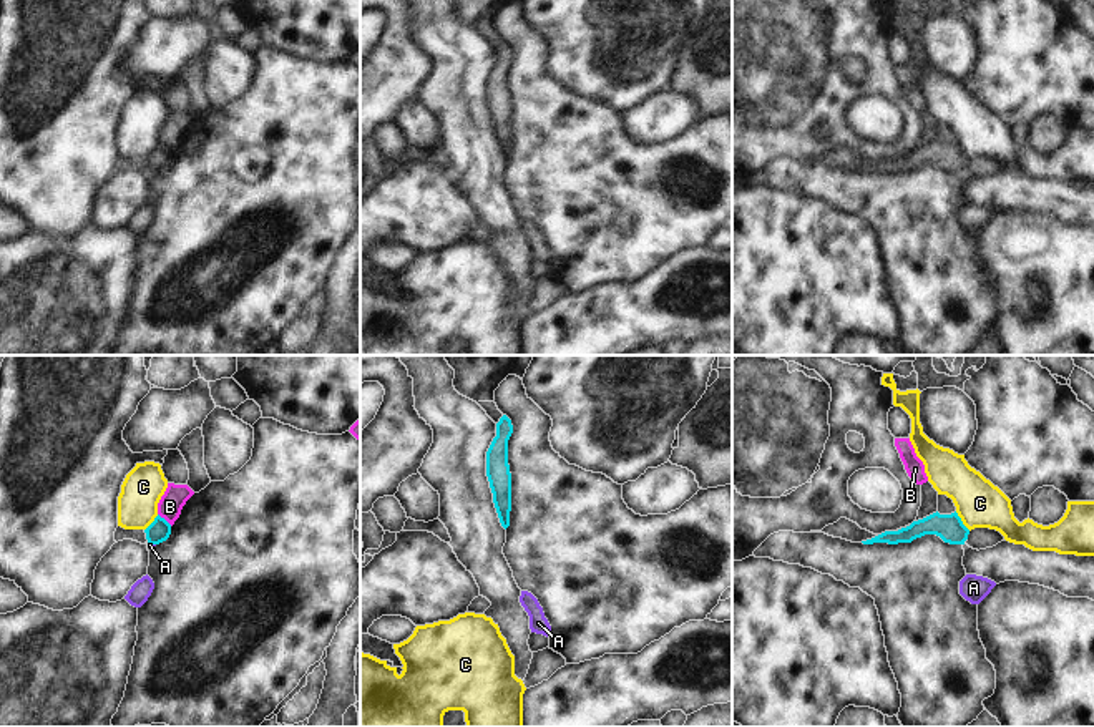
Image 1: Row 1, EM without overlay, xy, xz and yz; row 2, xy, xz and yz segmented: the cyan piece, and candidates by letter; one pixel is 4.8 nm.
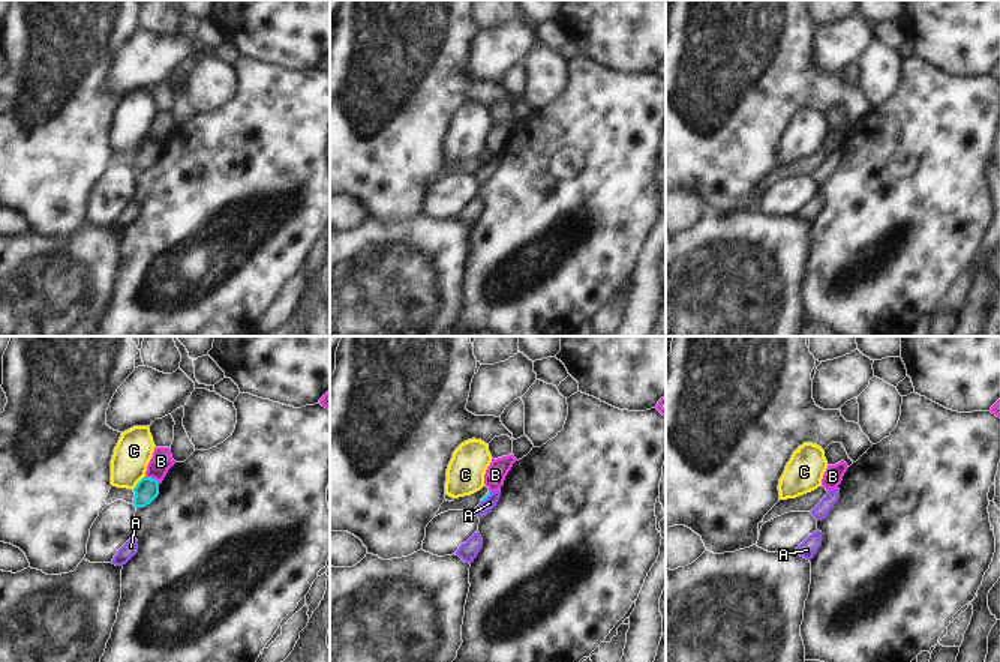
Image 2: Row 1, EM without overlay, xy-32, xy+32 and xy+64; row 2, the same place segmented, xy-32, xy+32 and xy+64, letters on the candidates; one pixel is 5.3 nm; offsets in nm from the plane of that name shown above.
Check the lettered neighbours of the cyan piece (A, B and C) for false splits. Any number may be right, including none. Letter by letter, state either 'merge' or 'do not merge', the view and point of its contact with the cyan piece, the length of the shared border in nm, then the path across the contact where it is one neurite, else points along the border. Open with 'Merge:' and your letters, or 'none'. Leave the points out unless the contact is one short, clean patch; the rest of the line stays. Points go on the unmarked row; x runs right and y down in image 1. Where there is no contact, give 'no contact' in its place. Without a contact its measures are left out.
Merge: none
A: do not merge | xy (153, 171) | 30 nm | along xy (150, 171), (155, 173)
B: do not merge | xy (163, 146) | 90 nm | along xy (158, 141), (171, 153)
C: do not merge | yz (962, 150) | 120 nm | along yz (955, 140), (970, 158)

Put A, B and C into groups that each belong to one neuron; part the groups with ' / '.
A / B / C

